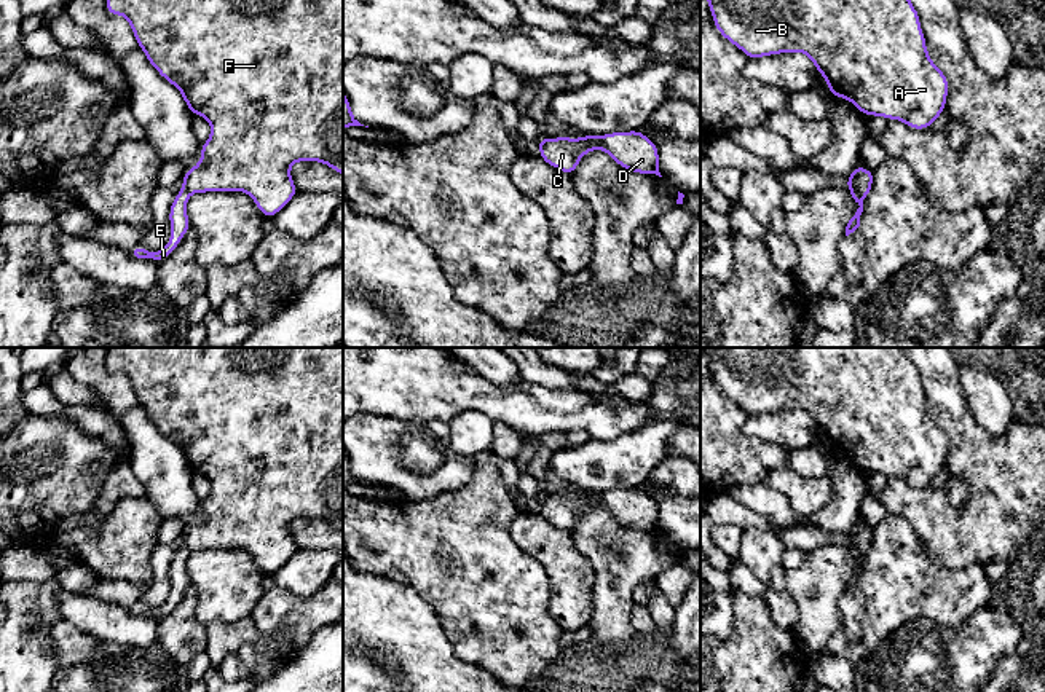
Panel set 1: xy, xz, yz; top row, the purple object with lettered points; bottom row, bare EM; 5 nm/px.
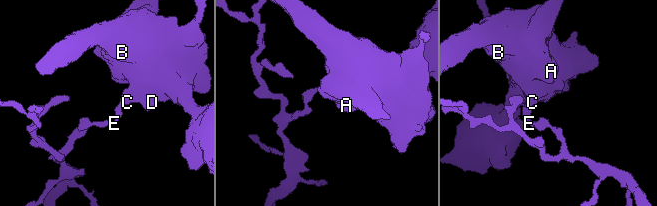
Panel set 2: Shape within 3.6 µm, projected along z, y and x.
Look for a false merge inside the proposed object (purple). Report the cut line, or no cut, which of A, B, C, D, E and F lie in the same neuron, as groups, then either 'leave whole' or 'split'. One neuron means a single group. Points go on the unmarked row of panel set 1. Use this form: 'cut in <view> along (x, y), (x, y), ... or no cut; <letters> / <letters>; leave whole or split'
cut in yz along (849, 544), (863, 555); A B C D F / E; split

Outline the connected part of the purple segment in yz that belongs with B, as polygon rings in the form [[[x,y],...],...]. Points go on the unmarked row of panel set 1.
[[[702,348],[718,389],[740,405],[747,416],[780,410],[804,410],[823,432],[831,454],[842,454],[868,475],[900,477],[911,486],[929,486],[943,470],[948,434],[925,405],[919,370],[908,348]]]

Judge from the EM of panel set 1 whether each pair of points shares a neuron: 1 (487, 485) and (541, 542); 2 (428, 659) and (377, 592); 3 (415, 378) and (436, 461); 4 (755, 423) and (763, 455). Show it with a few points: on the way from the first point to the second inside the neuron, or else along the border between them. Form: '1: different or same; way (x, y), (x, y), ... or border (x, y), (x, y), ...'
1: different; border (519, 512), (511, 525), (509, 536), (527, 554)
2: same; way (418, 643), (383, 608)
3: different; border (390, 415), (399, 420), (444, 421), (447, 424)
4: different; border (745, 418), (747, 436), (787, 452)

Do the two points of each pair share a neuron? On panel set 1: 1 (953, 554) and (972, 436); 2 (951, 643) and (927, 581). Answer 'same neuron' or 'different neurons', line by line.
1: same neuron
2: different neurons

